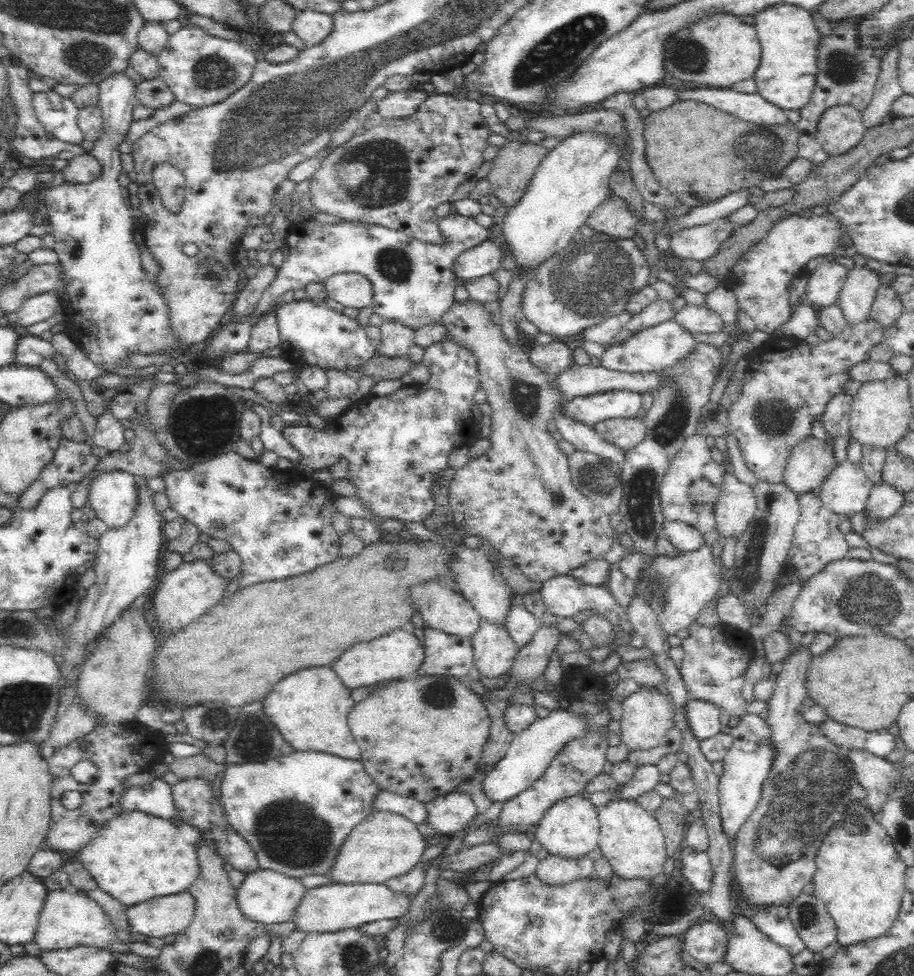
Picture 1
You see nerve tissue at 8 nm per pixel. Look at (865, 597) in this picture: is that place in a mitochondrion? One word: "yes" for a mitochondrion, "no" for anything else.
yes

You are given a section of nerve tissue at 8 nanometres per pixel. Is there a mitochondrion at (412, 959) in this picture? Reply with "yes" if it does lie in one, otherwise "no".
no

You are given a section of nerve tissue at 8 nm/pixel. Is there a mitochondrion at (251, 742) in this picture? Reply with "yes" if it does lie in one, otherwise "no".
yes

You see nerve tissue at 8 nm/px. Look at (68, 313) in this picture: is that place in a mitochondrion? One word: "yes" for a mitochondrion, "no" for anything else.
no

